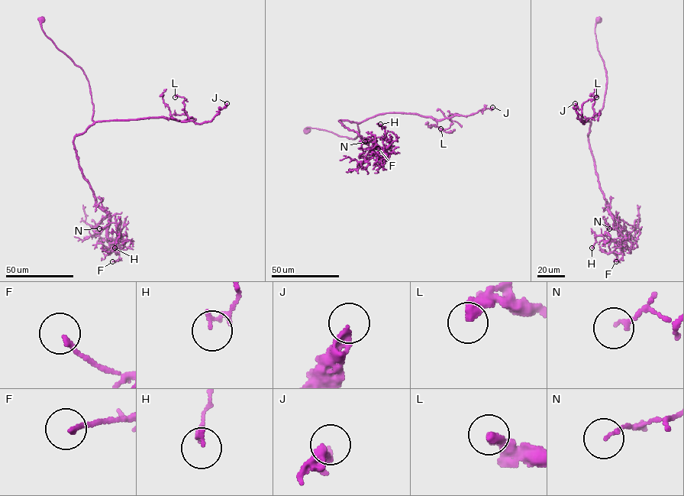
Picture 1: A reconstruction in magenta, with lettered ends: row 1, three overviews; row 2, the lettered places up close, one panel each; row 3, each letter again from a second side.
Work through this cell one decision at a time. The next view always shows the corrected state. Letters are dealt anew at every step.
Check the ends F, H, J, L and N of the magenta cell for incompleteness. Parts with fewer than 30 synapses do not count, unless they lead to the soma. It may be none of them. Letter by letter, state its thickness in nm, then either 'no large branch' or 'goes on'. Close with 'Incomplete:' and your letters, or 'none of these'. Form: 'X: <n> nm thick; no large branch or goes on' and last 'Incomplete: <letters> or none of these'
F: 170 nm thick; no large branch
H: 150 nm thick; no large branch
J: 280 nm thick; no large branch
L: 360 nm thick; no large branch
N: 130 nm thick; no large branch
Incomplete: none of these

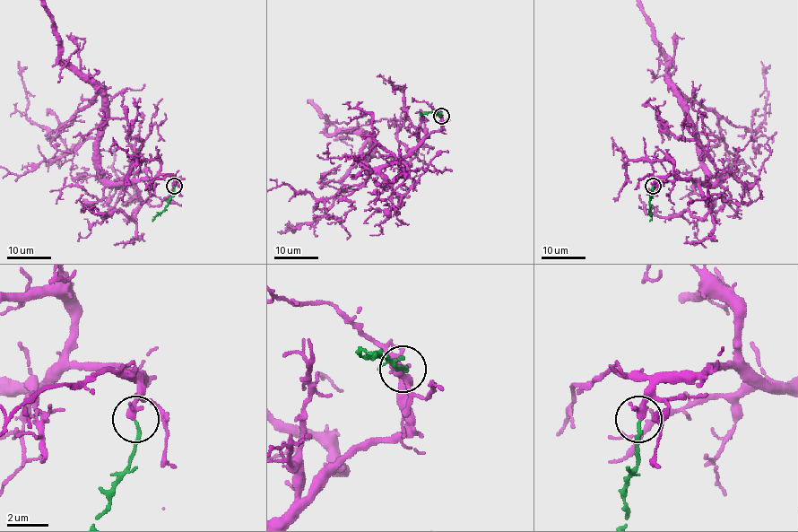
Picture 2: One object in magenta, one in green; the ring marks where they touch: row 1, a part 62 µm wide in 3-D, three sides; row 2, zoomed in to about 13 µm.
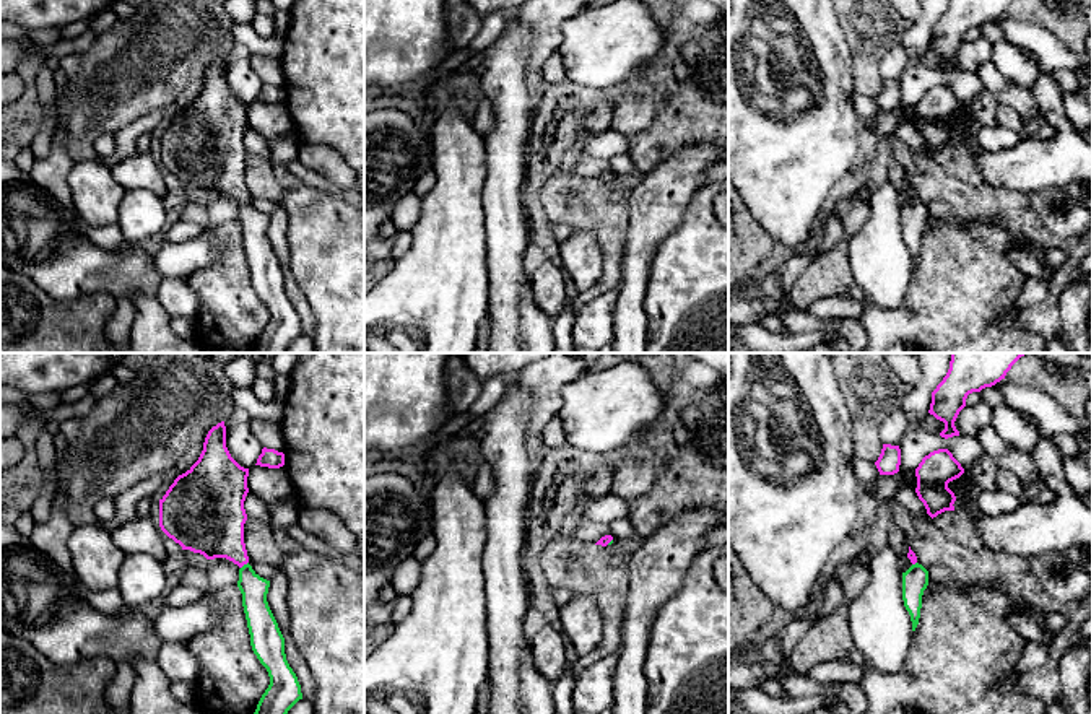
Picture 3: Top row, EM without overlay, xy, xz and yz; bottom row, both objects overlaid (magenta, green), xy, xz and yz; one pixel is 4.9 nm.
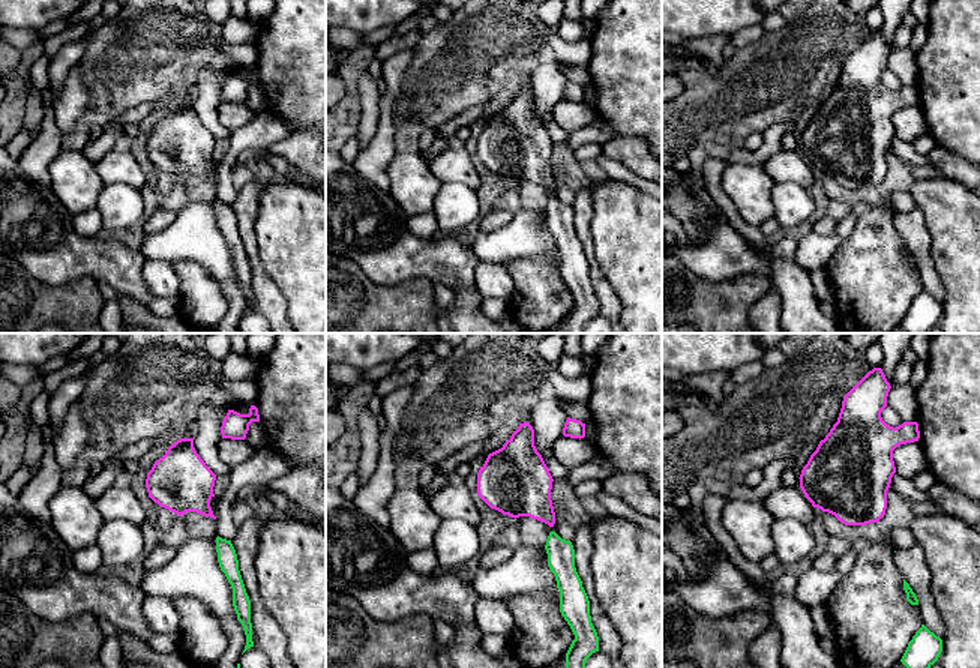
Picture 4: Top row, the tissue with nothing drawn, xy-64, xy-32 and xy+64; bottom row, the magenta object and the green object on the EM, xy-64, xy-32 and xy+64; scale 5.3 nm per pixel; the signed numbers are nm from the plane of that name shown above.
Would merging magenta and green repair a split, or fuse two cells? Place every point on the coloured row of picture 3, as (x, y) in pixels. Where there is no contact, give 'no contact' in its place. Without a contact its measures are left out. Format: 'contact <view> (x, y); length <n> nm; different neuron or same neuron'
contact xy (244, 563); length 50 nm; same neuron

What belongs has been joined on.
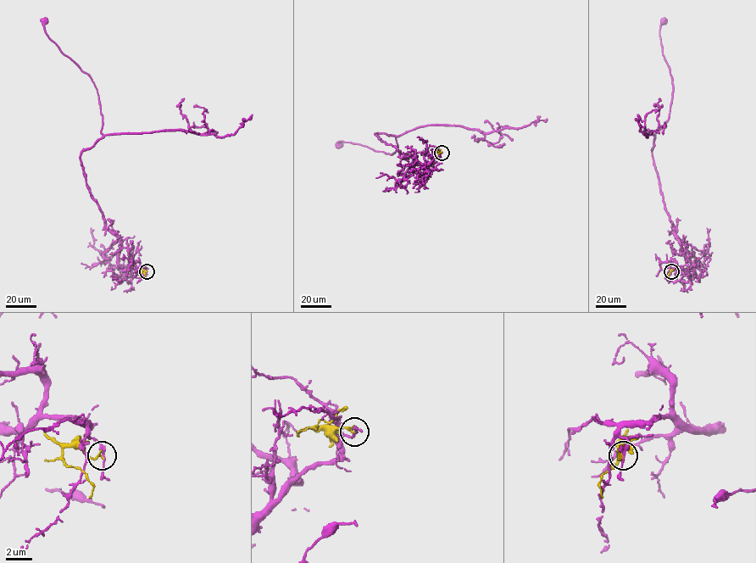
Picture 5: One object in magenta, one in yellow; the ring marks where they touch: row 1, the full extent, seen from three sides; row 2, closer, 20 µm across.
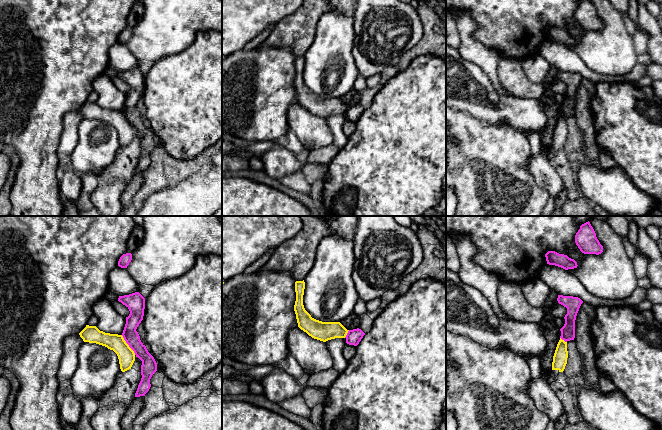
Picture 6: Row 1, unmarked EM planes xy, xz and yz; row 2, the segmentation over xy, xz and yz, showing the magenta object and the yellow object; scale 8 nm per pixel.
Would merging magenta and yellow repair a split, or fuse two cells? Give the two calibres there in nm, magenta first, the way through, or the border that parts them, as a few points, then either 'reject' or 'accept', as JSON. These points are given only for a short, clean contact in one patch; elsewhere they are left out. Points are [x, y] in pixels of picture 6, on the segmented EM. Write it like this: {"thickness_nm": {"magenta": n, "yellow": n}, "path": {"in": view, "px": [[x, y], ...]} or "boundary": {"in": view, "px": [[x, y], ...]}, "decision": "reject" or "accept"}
{"thickness_nm": {"magenta": 130, "yellow": 140}, "boundary": {"in": "xy", "px": [[121, 335], [135, 354]]}, "decision": "reject"}

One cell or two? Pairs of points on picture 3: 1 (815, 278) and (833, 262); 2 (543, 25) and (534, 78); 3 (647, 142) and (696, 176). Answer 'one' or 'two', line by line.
1: one
2: one
3: two

